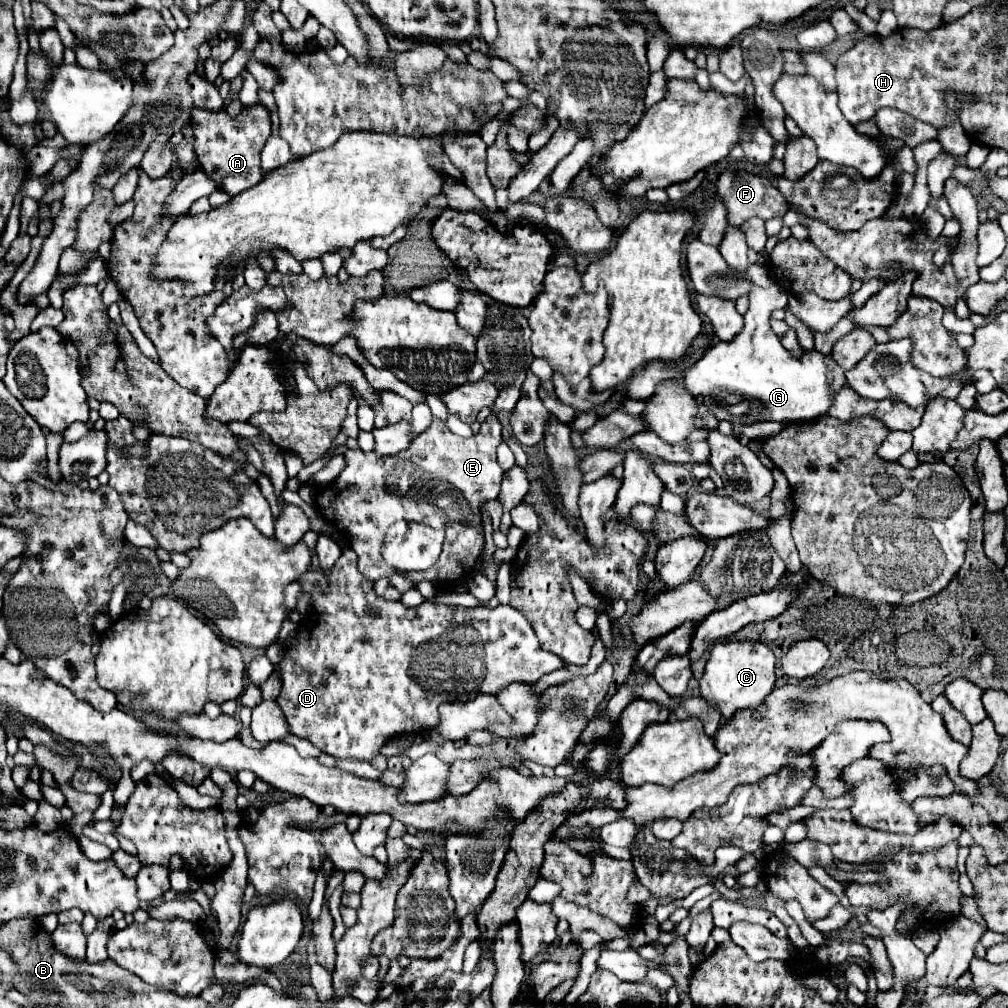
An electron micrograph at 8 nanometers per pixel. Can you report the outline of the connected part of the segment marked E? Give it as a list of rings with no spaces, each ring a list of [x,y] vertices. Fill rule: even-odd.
[[[489,414],[481,424],[481,430],[471,438],[453,434],[443,420],[435,418],[425,432],[413,438],[407,450],[395,456],[377,456],[375,450],[347,450],[345,468],[329,486],[319,490],[315,498],[317,508],[327,522],[347,536],[347,540],[351,536],[349,542],[359,556],[359,572],[363,572],[365,578],[377,580],[387,574],[398,573],[395,572],[398,569],[405,573],[407,580],[413,582],[435,582],[437,578],[437,582],[457,582],[463,578],[463,570],[467,572],[475,566],[475,560],[483,548],[479,506],[483,500],[497,498],[505,474],[495,456],[499,444],[501,422],[495,414]],[[411,470],[429,470],[429,478],[417,478],[417,472]],[[397,522],[417,522],[445,530],[443,552],[435,566],[395,566],[383,560],[381,548],[385,536]]]

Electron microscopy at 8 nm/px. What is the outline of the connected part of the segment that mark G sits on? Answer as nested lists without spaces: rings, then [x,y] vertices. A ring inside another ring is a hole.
[[[727,224],[725,228],[725,238],[721,242],[721,256],[729,264],[729,268],[743,278],[751,290],[749,290],[749,310],[745,312],[745,328],[729,342],[717,342],[713,344],[701,360],[697,360],[687,372],[685,372],[685,384],[687,390],[693,396],[703,394],[705,404],[709,406],[711,414],[719,420],[729,420],[731,424],[753,424],[753,422],[765,422],[765,420],[775,420],[775,422],[805,422],[813,420],[819,416],[825,416],[831,408],[831,400],[835,392],[839,392],[845,384],[845,370],[835,362],[831,354],[821,354],[819,350],[803,350],[801,356],[793,356],[787,350],[783,350],[779,338],[771,330],[771,313],[787,305],[787,292],[781,290],[777,284],[771,284],[767,288],[761,288],[753,284],[753,280],[747,276],[747,244],[743,234],[739,234],[739,228],[733,228]],[[827,372],[833,374],[833,382],[827,382]]]

